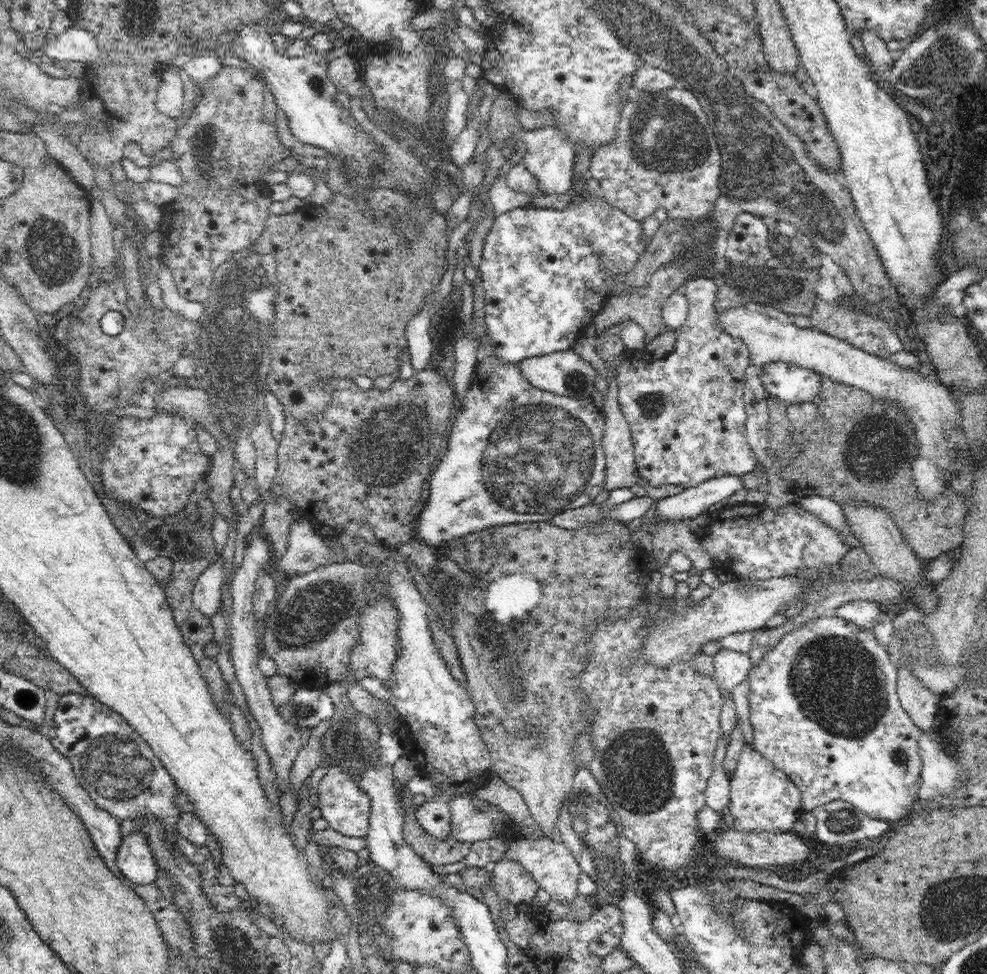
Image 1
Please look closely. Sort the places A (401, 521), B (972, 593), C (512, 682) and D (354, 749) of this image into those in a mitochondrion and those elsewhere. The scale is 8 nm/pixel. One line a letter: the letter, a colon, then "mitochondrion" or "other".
A: other
B: mitochondrion
C: mitochondrion
D: mitochondrion

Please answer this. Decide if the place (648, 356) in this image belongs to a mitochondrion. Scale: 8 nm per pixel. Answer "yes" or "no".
no

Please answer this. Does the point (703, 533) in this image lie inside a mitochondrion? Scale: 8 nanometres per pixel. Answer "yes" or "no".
no

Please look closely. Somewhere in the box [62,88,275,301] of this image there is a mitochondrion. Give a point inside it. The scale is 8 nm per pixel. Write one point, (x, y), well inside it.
(202, 159)

